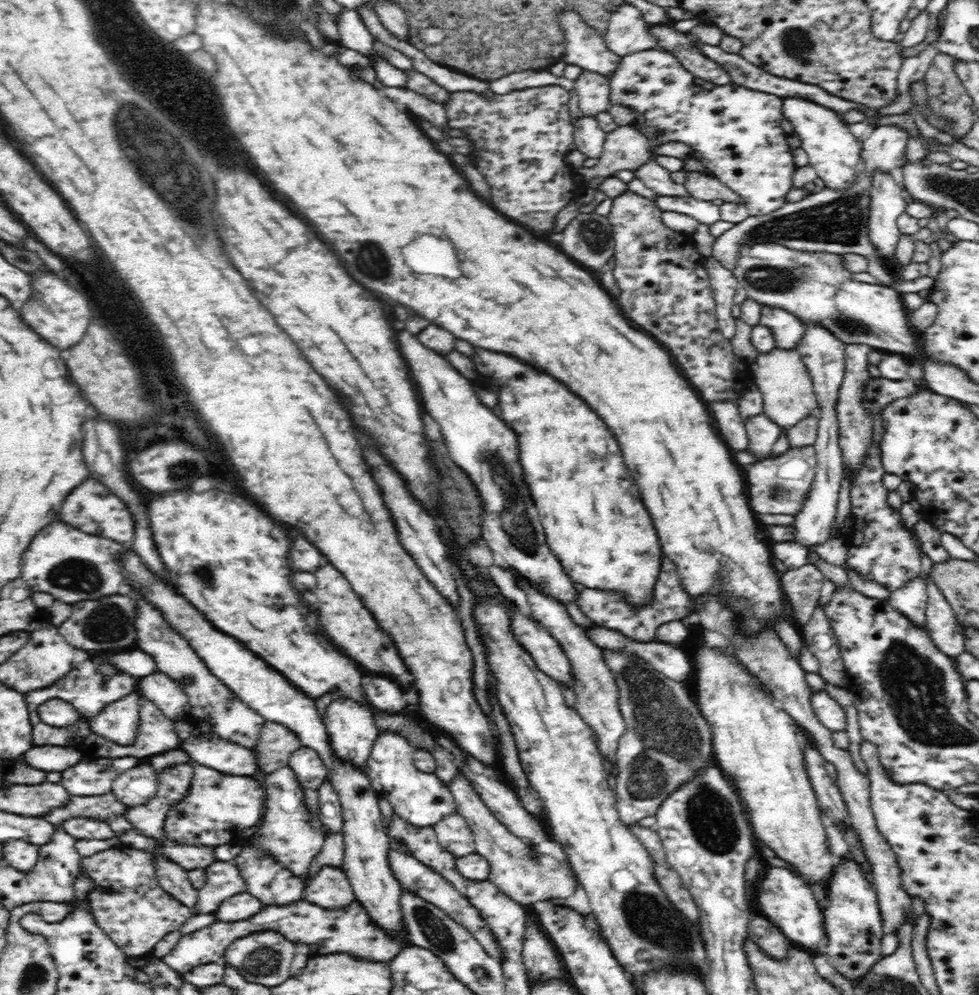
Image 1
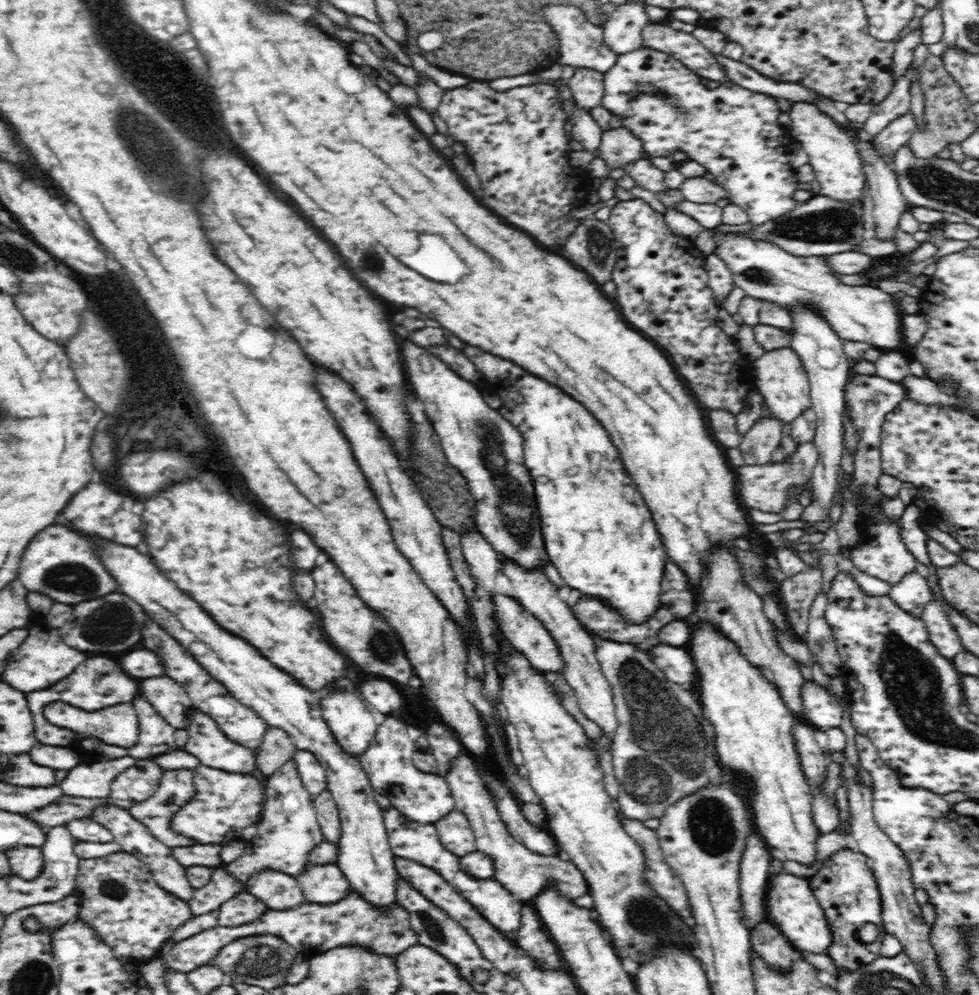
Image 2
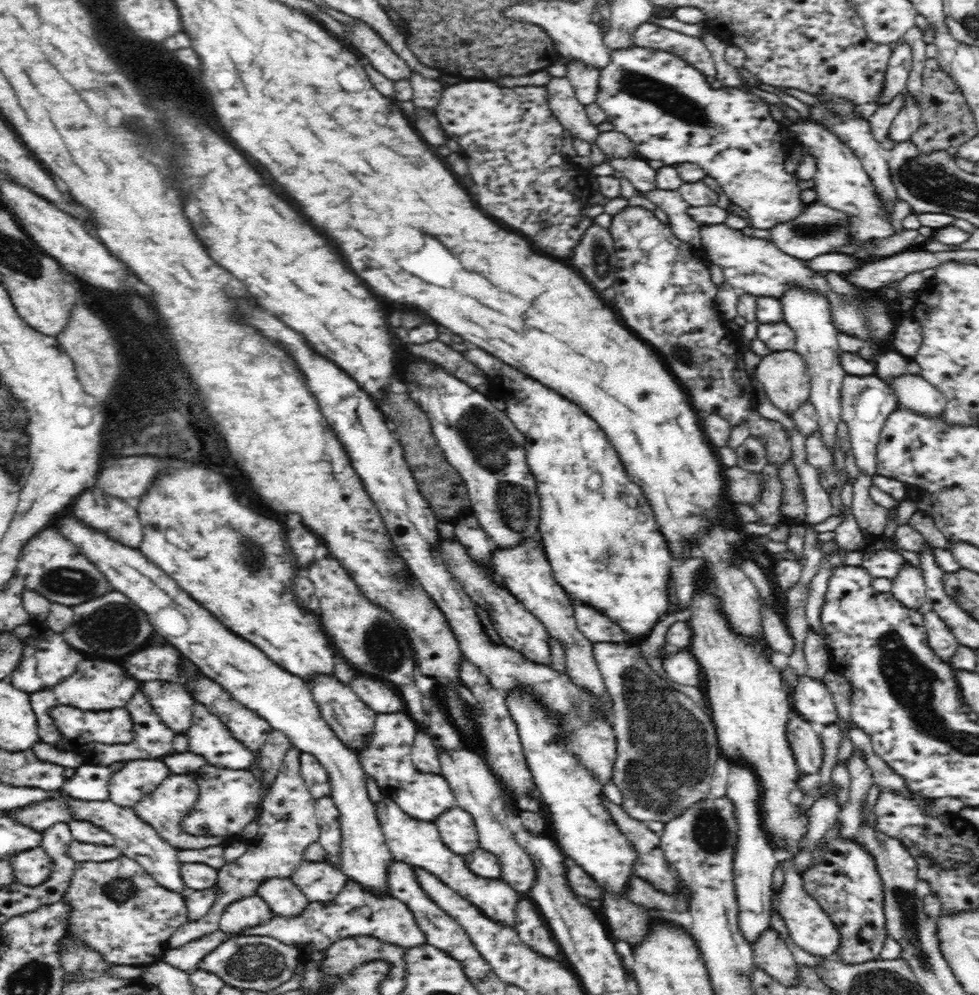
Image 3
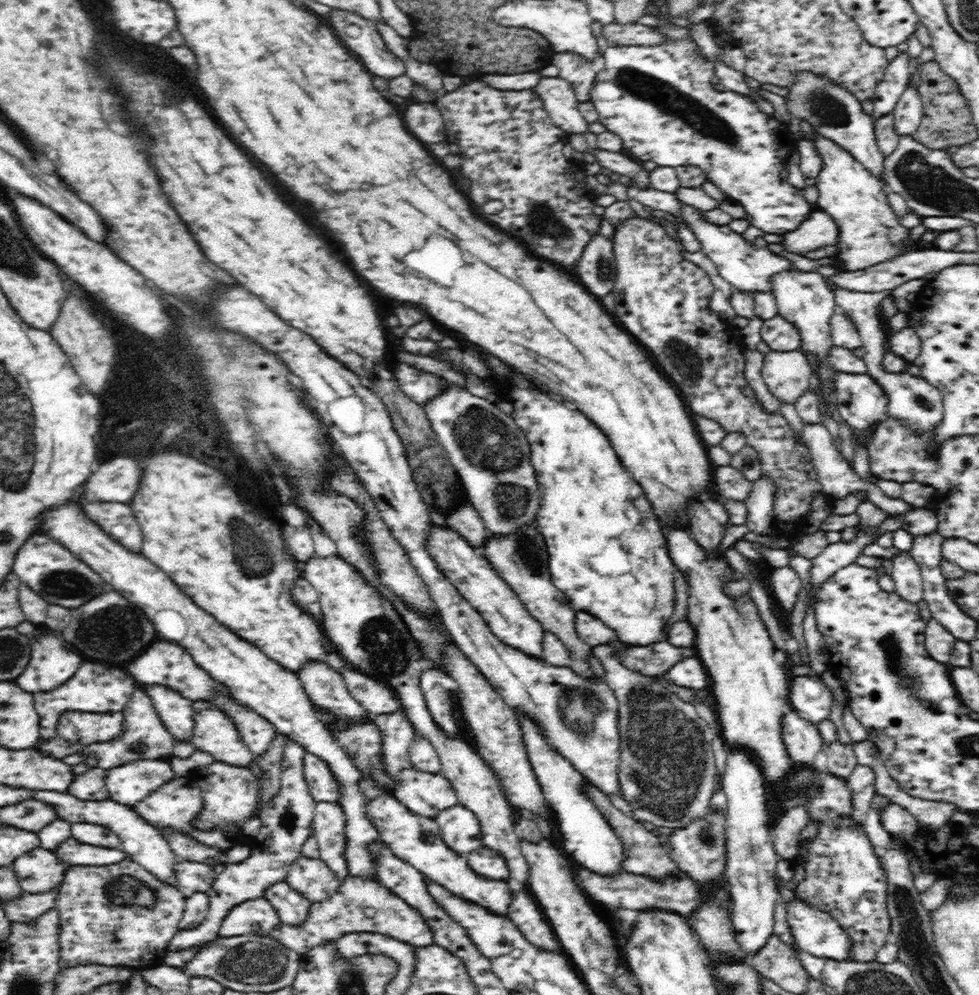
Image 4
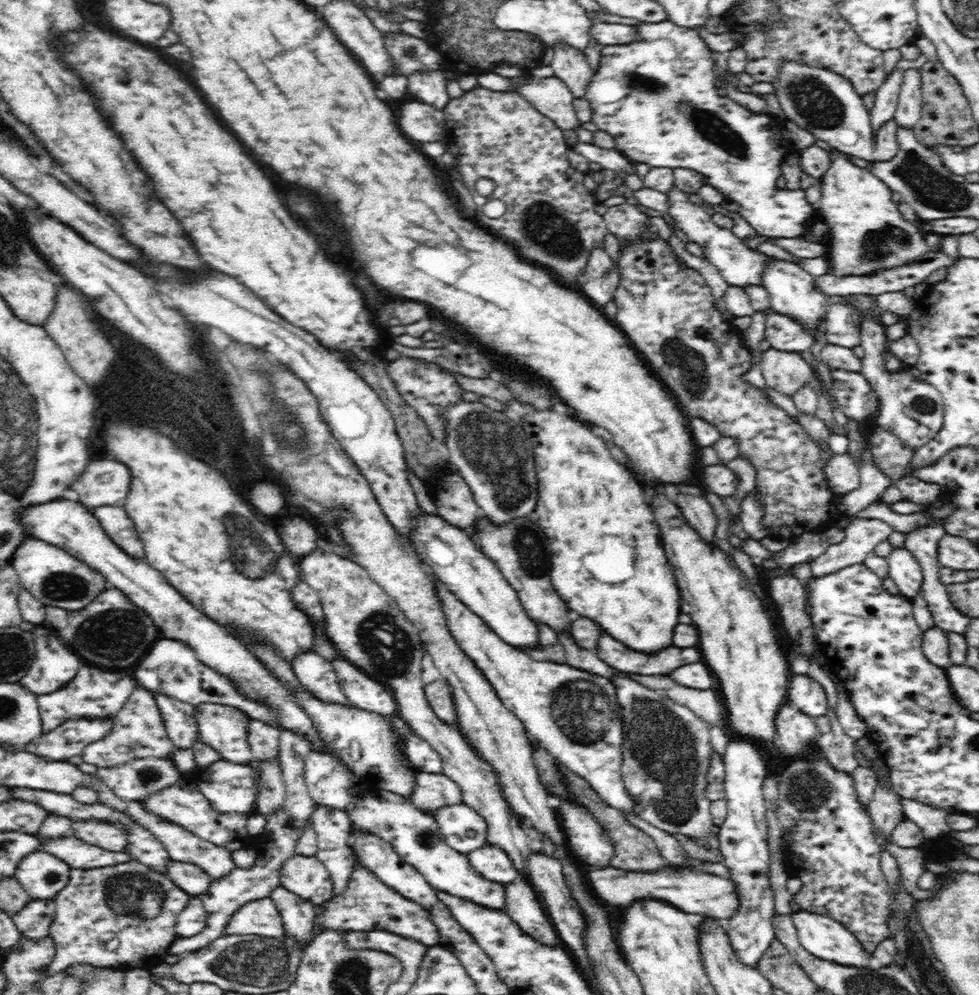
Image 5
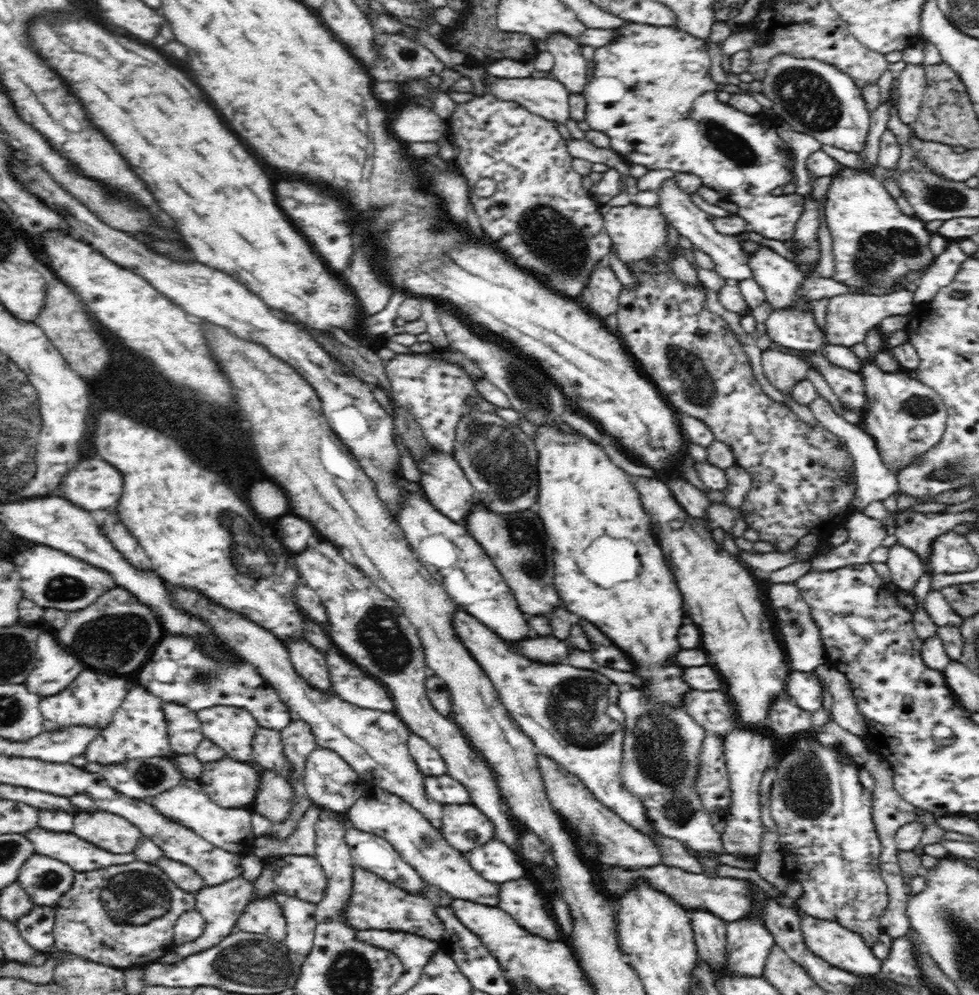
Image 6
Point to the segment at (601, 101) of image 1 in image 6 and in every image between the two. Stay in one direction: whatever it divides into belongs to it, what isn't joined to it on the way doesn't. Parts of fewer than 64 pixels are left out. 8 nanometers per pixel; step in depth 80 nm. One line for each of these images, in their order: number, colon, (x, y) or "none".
2: (587, 87)
3: (585, 80)
4: (577, 70)
5: (569, 64)
6: (570, 67)

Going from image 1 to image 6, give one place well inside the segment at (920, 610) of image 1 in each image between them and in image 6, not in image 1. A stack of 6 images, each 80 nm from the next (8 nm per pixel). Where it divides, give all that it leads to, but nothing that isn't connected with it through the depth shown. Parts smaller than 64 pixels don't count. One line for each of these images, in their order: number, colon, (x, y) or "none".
2: (912, 594)
3: (909, 587)
4: (905, 571)
5: (904, 569)
6: (906, 568)

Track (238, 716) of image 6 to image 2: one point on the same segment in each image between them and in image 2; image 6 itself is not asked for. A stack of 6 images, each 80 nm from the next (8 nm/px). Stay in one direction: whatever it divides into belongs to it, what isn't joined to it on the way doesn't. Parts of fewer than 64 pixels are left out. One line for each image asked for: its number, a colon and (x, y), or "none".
2: (205, 740)
3: (208, 737)
4: (215, 733)
5: (224, 728)

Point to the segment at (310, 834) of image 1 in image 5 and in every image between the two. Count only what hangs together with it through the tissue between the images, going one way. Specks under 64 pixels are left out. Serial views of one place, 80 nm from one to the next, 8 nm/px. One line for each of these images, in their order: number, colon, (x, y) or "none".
2: (288, 830)
3: (287, 823)
4: (287, 820)
5: (222, 898)

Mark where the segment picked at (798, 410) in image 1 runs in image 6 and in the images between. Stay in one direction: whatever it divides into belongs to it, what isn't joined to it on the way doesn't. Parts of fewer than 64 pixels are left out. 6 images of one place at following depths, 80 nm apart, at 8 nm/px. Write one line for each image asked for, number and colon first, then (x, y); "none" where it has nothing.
2: (780, 377)
3: (783, 374)
4: (786, 373)
5: (786, 372)
6: (783, 370)

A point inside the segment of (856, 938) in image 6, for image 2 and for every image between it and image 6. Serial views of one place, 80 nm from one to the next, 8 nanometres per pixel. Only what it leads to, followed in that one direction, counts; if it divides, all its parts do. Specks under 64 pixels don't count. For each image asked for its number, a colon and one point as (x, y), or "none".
2: (792, 907)
3: (810, 928)
4: (817, 933)
5: (827, 939)

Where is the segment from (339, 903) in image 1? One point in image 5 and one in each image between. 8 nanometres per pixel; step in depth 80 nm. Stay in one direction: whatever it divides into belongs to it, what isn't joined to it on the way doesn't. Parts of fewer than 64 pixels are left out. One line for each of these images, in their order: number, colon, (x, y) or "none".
2: (322, 884)
3: (320, 881)
4: (311, 877)
5: (305, 876)

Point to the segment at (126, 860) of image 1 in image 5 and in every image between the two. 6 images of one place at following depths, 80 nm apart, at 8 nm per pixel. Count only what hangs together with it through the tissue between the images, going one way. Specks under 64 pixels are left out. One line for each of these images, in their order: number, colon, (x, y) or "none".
2: (118, 898)
3: (118, 909)
4: (120, 915)
5: (122, 917)

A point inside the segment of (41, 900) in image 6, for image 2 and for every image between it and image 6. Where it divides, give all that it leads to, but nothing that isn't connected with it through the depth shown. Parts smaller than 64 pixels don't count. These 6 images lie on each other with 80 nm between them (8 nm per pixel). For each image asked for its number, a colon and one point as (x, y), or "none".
2: (26, 862)
3: (32, 867)
4: (40, 870)
5: (42, 875)

